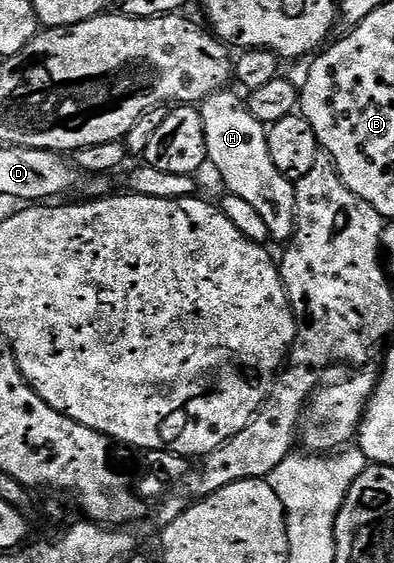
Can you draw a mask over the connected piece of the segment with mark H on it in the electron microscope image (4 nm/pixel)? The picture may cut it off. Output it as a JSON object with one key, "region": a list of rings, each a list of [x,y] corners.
{"region":[[[225,88],[219,94],[212,94],[198,106],[206,132],[208,162],[220,173],[223,189],[234,196],[242,196],[242,200],[249,202],[258,216],[262,216],[269,239],[273,243],[287,243],[296,230],[296,187],[293,179],[278,172],[274,160],[270,160],[265,123],[254,120],[245,99],[230,91]]]}

